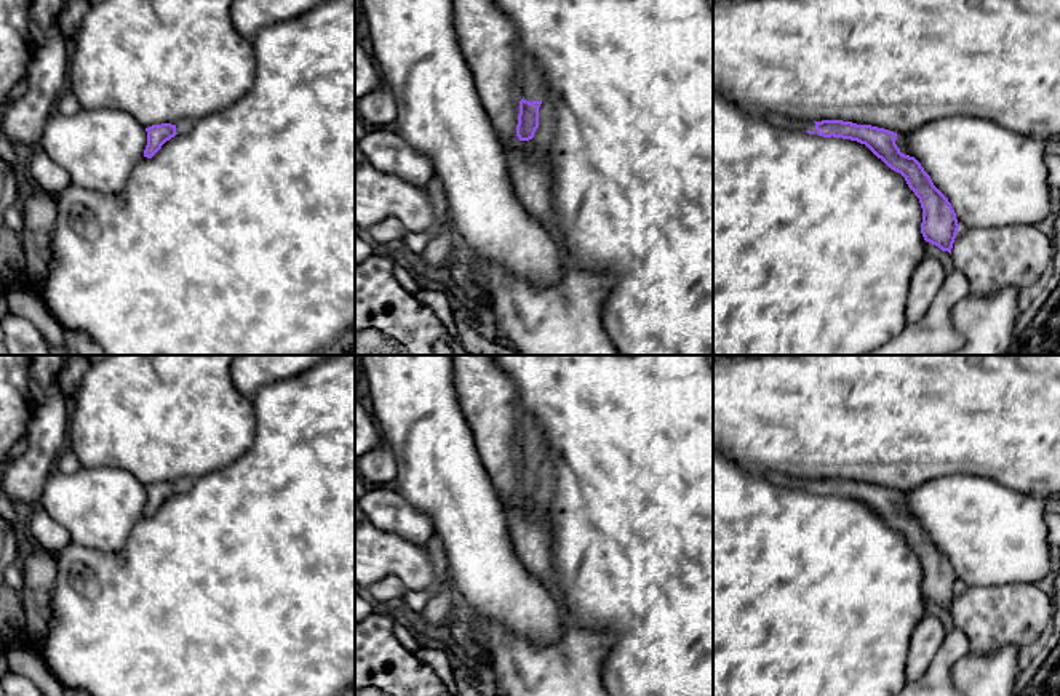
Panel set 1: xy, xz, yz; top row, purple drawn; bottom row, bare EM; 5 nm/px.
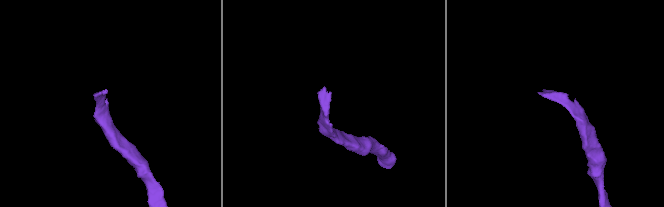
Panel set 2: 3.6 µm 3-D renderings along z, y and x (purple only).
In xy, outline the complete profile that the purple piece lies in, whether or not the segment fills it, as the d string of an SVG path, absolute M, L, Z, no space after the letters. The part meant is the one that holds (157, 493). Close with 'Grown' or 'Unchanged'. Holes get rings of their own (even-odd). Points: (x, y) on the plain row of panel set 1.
M171 482L152 483L145 486L145 490L147 490L147 504L144 509L144 515L147 517L152 517L166 499L169 499L177 493L176 483Z. Unchanged

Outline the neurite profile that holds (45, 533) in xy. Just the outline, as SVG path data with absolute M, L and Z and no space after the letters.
M40 506L27 510L24 533L29 542L51 555L59 554L70 542L67 530L53 520Z

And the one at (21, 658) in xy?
M16 643L6 648L8 667L32 680L43 696L64 696L64 688L51 675L43 659L29 643Z

